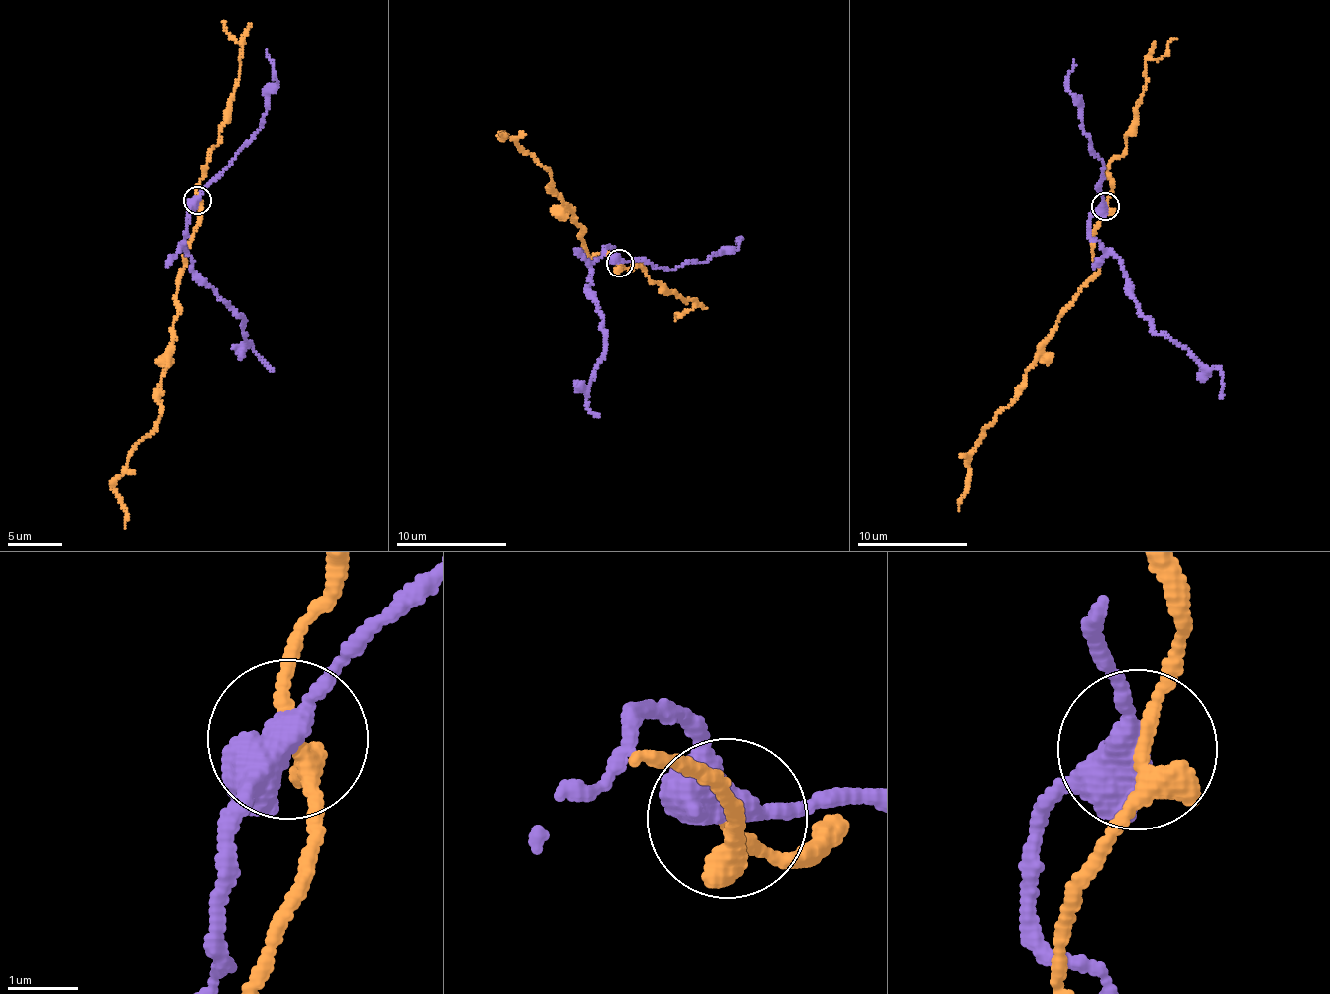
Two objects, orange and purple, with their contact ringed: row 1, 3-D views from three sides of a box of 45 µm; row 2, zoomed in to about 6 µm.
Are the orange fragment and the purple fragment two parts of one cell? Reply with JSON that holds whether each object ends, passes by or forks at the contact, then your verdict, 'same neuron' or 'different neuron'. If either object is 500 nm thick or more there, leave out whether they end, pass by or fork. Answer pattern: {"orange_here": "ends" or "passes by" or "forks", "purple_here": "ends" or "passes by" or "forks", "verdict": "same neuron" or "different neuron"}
{"orange_here": "passes by", "purple_here": "passes by", "verdict": "different neuron"}

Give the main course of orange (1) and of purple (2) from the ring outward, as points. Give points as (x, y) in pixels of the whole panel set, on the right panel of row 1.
1: (1104, 206), (1106, 214), (1092, 244), (1099, 271), (1026, 373), (1021, 394), (984, 430), (967, 464), (959, 511)
2: (1104, 206), (1090, 218), (1090, 235), (1109, 248), (1156, 331), (1168, 334), (1204, 365), (1218, 368), (1222, 398)

